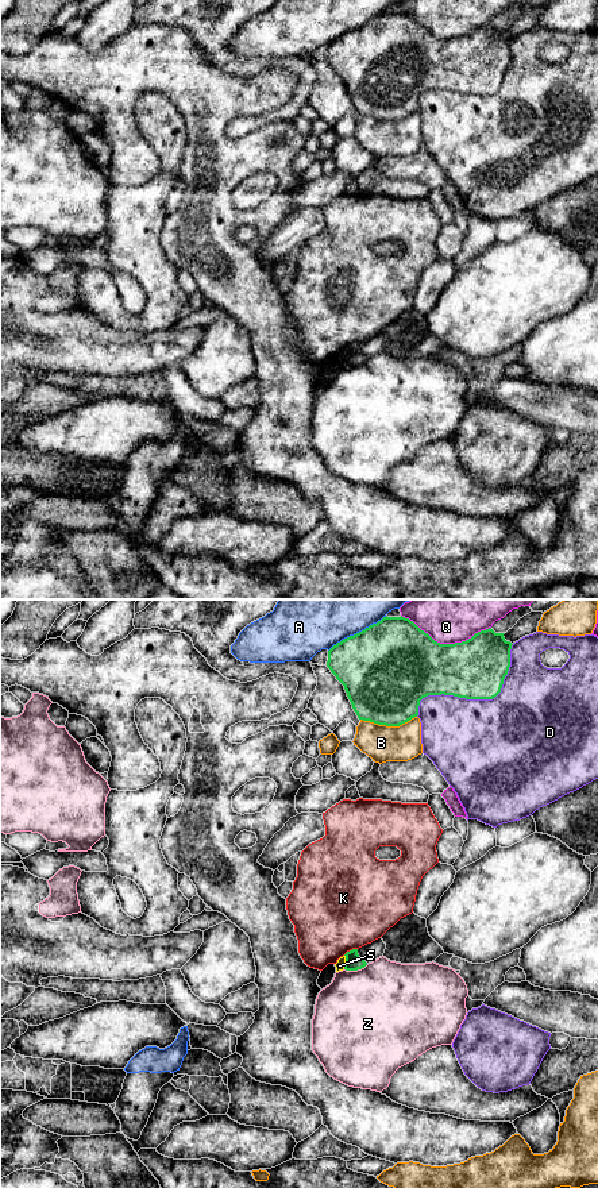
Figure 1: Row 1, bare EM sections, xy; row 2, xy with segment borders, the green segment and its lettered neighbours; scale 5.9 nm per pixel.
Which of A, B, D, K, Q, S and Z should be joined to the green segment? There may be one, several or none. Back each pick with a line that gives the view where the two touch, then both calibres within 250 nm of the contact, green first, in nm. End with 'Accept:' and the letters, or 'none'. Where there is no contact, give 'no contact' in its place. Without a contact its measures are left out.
Accept: none

